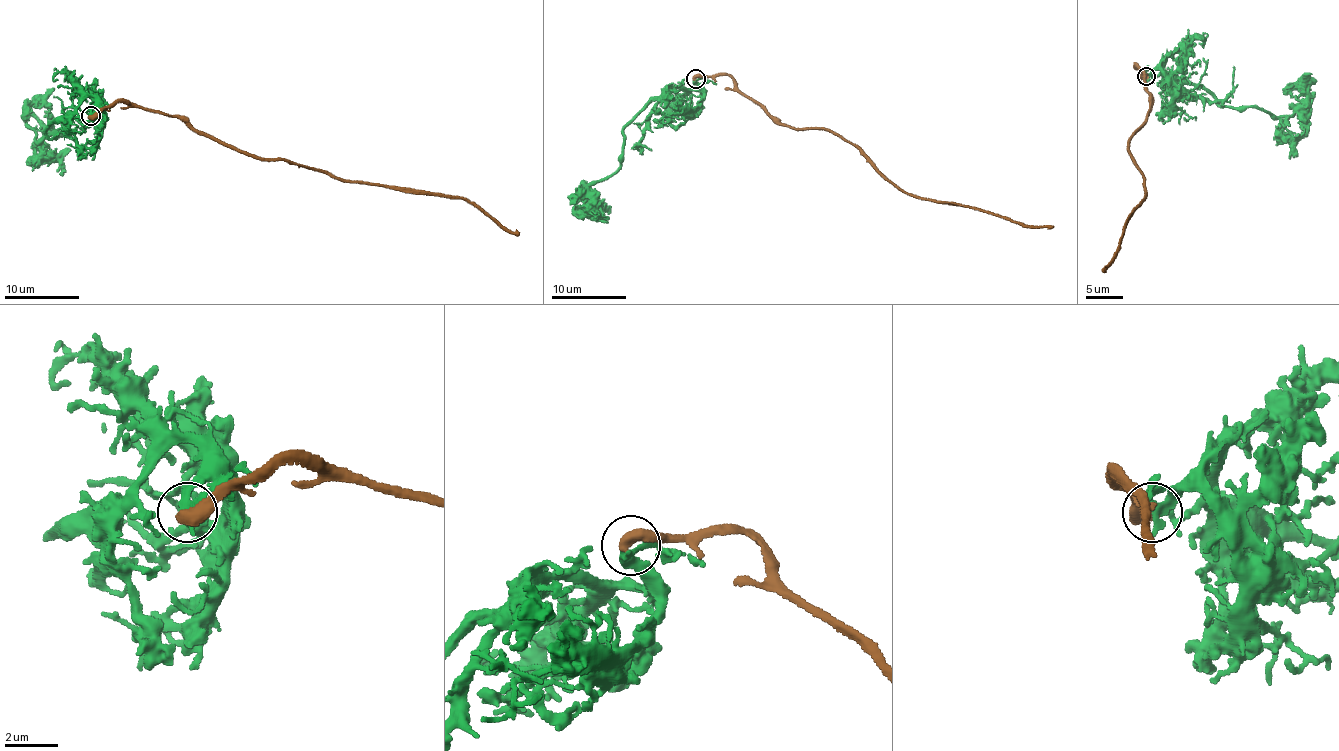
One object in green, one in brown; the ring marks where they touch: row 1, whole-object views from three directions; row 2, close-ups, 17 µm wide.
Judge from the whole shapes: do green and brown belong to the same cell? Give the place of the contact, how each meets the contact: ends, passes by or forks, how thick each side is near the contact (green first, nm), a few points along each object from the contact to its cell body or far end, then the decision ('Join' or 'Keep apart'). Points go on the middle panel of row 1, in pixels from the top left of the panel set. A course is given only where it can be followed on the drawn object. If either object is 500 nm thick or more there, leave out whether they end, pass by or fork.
Place: (696, 78). Thickness 280 nm (green) against 550 nm. Course of green: (695, 80), (700, 88), (671, 87), (623, 129), (621, 165), (576, 207), (591, 215), (597, 200). Course of brown: (695, 78), (728, 75), (780, 122), (835, 132), (920, 198), (1051, 226). Join

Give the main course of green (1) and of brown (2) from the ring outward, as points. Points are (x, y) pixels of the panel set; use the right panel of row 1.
1: (1147, 75), (1162, 58), (1165, 71), (1221, 106), (1272, 115), (1289, 116), (1309, 98), (1308, 109), (1295, 95)
2: (1146, 75), (1134, 66), (1140, 68), (1150, 104), (1127, 143), (1144, 200), (1131, 210), (1113, 257), (1101, 272)

